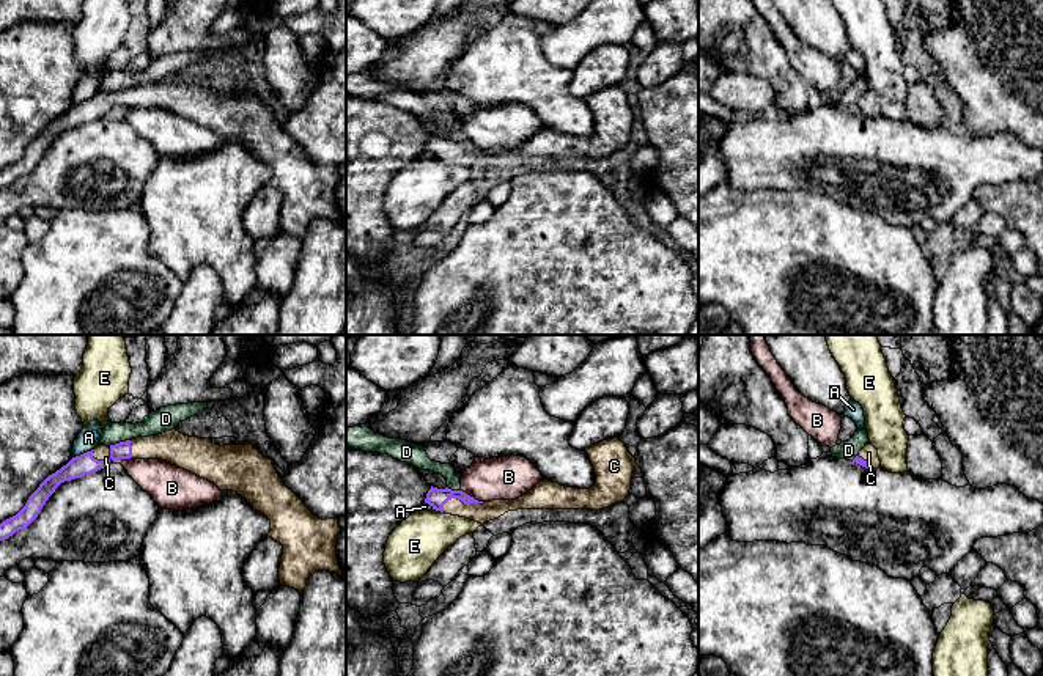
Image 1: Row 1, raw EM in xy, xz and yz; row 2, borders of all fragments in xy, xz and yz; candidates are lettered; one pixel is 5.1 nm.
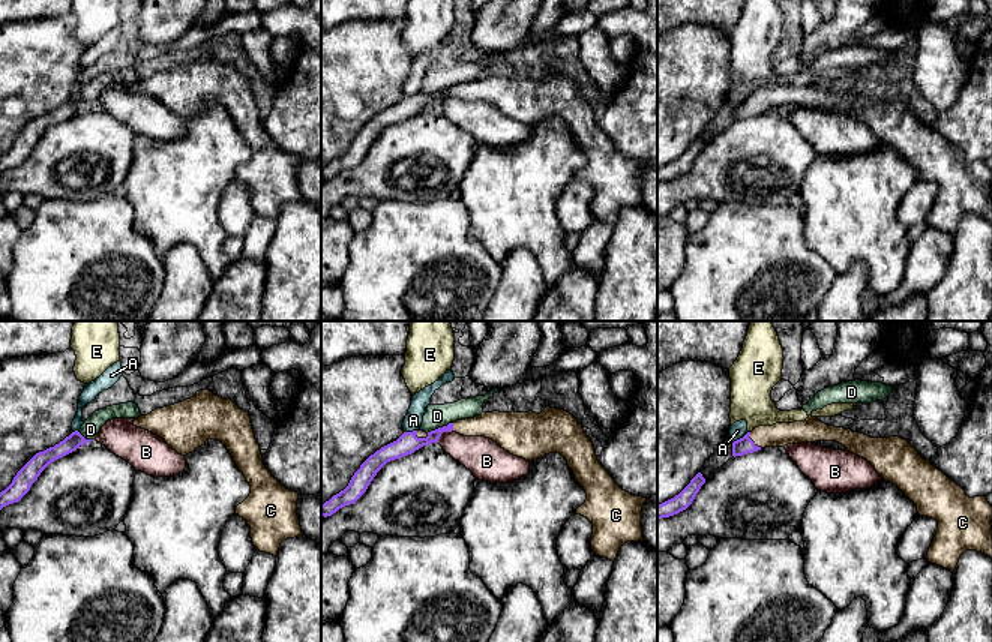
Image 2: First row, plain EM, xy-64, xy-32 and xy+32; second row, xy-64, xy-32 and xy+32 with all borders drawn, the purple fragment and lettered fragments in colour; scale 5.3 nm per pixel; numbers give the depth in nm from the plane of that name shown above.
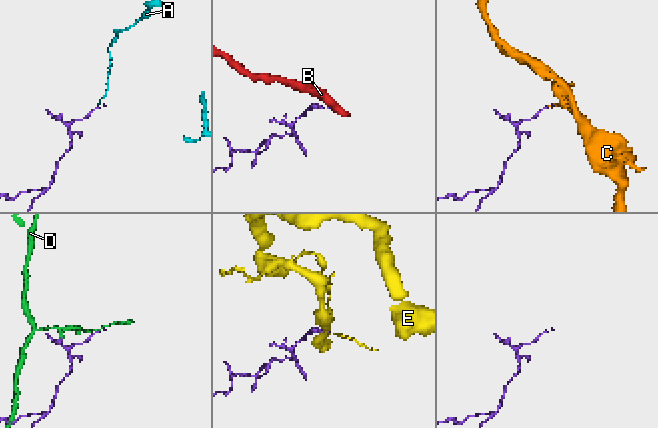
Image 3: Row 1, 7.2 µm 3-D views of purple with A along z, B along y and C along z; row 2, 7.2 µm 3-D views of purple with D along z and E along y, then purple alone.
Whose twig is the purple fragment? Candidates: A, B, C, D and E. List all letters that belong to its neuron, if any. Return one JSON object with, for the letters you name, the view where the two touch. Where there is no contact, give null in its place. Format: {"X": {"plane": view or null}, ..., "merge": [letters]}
{"C": {"plane": "xz"}, "merge": ["C"]}

